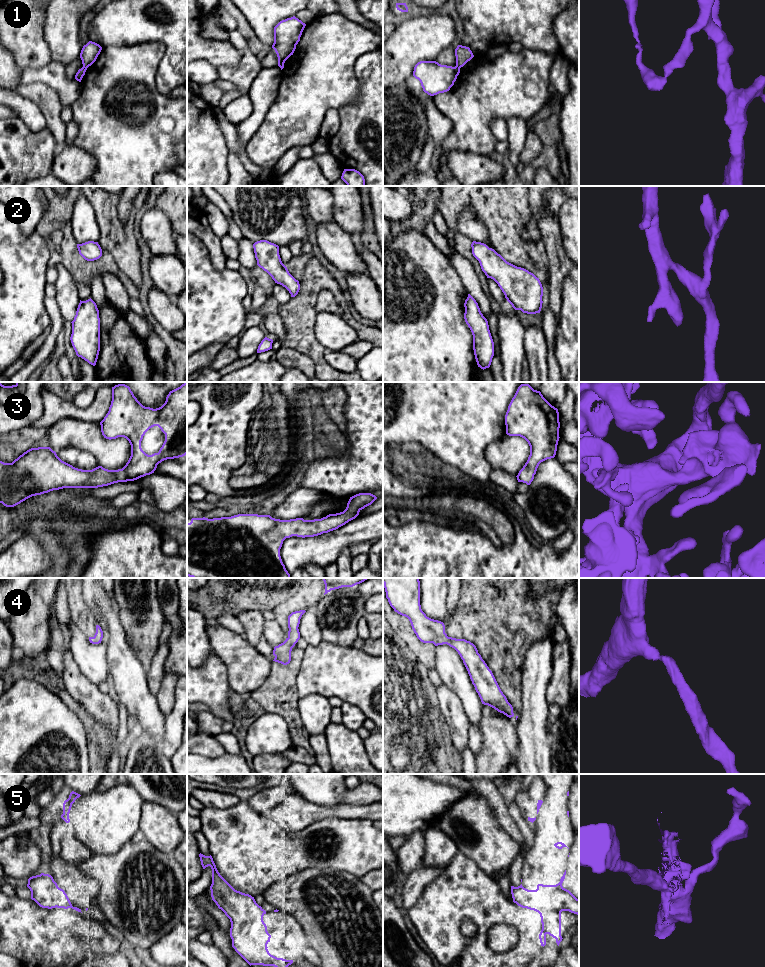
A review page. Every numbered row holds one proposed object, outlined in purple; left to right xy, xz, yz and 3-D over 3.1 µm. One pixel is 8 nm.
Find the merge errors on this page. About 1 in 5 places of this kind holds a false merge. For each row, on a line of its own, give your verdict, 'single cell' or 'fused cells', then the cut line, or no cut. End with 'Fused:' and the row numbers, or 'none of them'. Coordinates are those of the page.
1: fused cells | xy (83, 66), (86, 68)
2: single cell | no cut
3: single cell | no cut
4: single cell | no cut
5: single cell | no cut
Fused: 1

